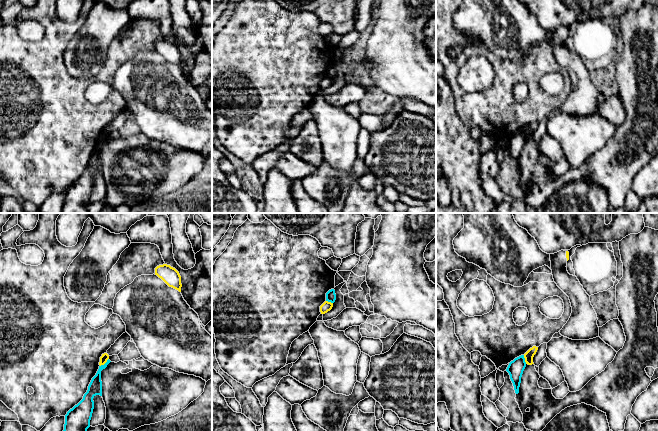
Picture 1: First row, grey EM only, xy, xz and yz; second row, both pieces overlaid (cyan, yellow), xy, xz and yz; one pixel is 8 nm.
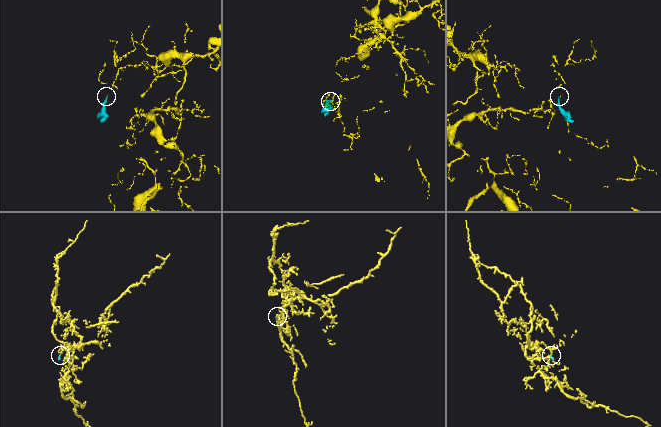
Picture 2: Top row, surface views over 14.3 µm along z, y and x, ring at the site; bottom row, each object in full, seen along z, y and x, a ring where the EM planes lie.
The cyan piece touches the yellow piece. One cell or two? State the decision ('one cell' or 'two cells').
two cells

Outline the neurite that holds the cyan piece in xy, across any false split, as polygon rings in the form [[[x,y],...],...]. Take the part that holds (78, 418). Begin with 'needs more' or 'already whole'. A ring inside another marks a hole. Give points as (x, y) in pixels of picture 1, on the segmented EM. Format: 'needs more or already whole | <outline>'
already whole | [[[108,359],[104,365],[99,366],[83,399],[67,412],[63,431],[87,431],[90,427],[90,420],[94,409],[93,398],[96,395],[102,396],[101,371],[105,369],[110,362]]]

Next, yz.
already whole | [[[521,355],[511,361],[506,369],[510,375],[510,379],[513,383],[515,393],[519,393],[519,387],[521,383],[521,377],[526,367],[524,355]]]

